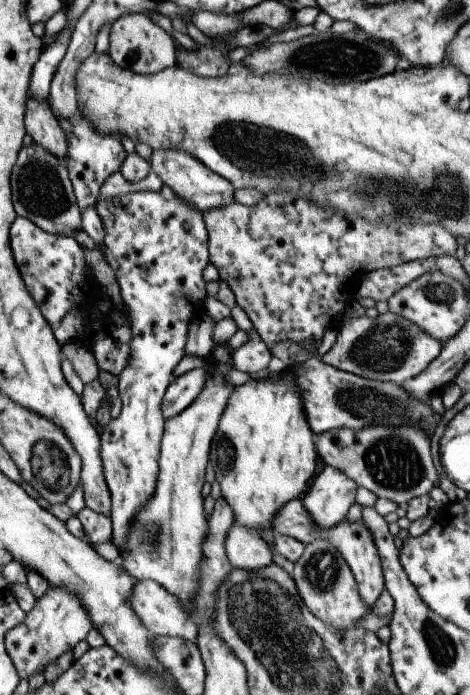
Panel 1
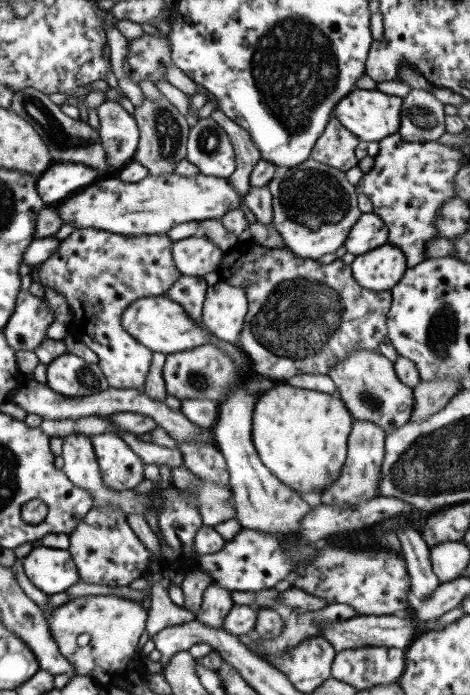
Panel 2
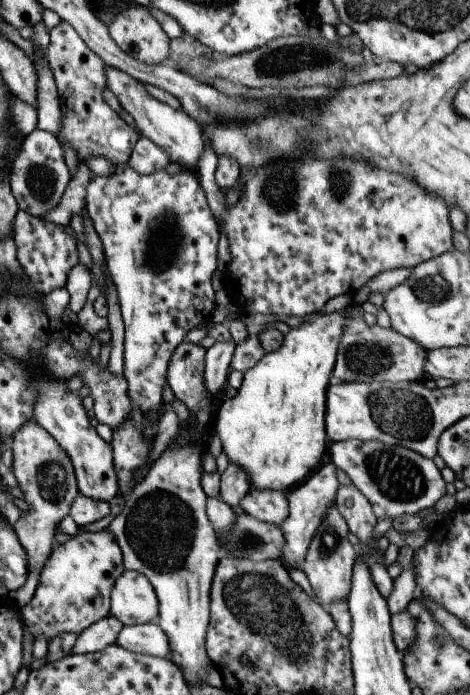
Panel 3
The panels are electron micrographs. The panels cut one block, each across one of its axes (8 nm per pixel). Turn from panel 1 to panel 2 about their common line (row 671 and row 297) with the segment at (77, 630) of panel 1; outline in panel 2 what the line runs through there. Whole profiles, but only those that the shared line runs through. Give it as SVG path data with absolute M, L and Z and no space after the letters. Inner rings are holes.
M19 289L13 312L3 328L7 345L14 351L33 351L45 339L52 318L53 313L43 298Z

